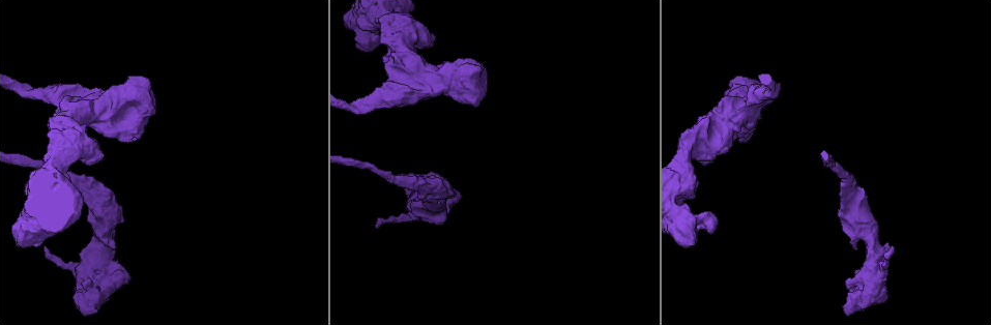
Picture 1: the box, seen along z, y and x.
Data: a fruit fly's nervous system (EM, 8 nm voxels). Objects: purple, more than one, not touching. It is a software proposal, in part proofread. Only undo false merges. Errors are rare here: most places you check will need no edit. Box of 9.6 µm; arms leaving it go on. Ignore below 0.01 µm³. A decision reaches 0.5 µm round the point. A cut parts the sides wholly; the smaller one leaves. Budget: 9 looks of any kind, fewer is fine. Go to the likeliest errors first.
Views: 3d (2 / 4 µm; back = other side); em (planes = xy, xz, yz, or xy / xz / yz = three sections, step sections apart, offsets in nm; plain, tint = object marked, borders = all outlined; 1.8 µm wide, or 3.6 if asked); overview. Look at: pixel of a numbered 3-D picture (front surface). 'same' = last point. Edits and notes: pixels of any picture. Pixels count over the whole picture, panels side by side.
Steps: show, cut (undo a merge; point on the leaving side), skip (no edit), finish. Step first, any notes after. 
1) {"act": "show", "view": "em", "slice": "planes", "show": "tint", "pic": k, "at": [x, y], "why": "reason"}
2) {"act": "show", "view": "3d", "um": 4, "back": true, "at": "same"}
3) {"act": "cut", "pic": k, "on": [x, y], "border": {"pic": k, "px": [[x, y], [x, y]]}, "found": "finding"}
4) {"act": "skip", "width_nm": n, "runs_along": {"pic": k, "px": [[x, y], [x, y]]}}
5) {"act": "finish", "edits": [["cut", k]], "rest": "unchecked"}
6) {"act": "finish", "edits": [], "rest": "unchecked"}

{"act": "show", "view": "3d", "um": 4, "pic": 1, "at": [98, 213], "why": "thick turns thin"}

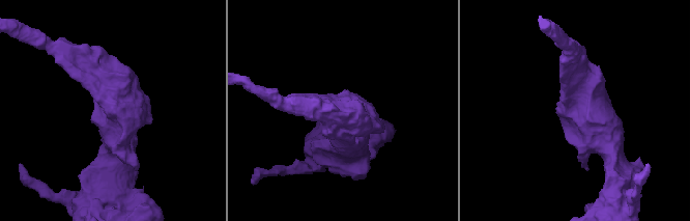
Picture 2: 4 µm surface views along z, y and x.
{"act": "show", "view": "em", "um": 3.6, "slice": "planes", "show": "plain", "pic": 2, "at": [110, 108], "why": "now the EM"}

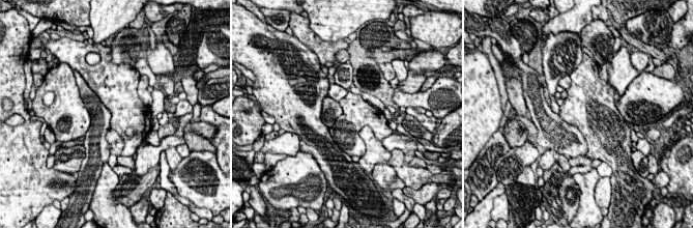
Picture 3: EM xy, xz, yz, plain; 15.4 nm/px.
{"act": "show", "view": "em", "um": 3.6, "slice": "planes", "show": "tint", "at": "same"}

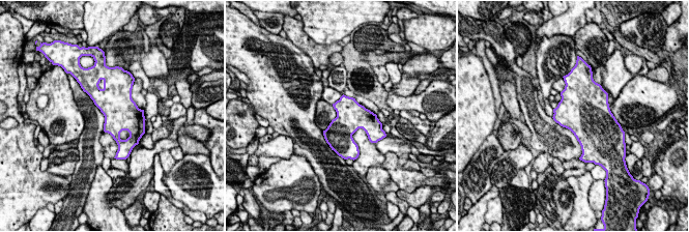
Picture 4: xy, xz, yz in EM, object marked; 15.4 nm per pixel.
{"act": "skip", "width_nm": 440, "found": "continuous, no second cell"}

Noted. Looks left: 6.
{"act": "show", "view": "3d", "um": 4, "pic": 1, "at": [373, 35], "why": "abrupt turn"}

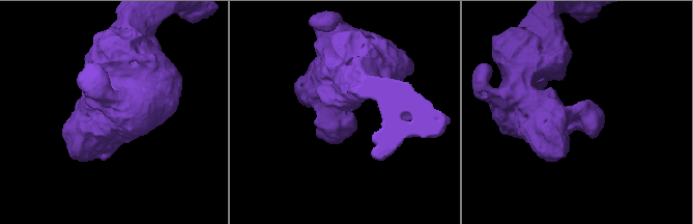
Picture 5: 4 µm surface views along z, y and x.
{"act": "show", "view": "em", "um": 3.6, "slice": "xy", "step": 16, "show": "tint", "pic": 5, "at": [571, 125], "why": "need the tissue"}

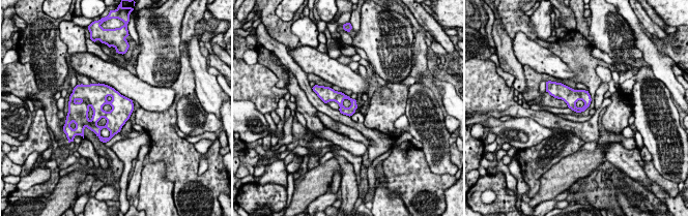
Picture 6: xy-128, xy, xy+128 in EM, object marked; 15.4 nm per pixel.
{"act": "show", "view": "em", "um": 3.6, "slice": "planes", "show": "borders", "at": "same"}

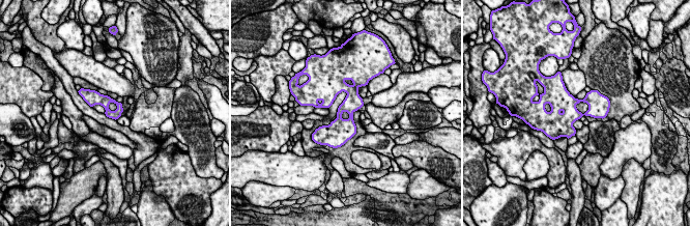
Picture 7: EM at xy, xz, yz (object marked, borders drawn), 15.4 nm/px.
{"act": "skip", "found": "all the same cell"}

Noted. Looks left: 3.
{"act": "show", "view": "3d", "um": 4, "pic": 1, "at": [90, 109], "why": "abrupt turn"}

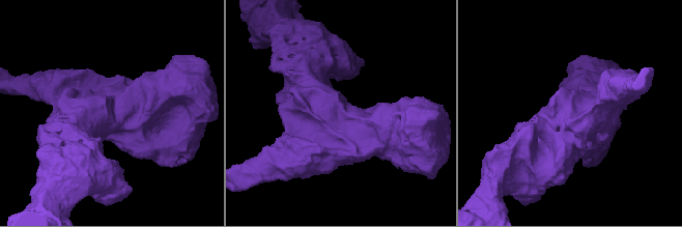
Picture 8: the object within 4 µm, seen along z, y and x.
{"act": "show", "view": "em", "um": 3.6, "slice": "planes", "show": "tint", "pic": 8, "at": [108, 114]}

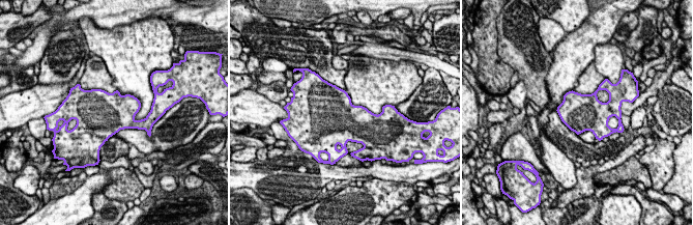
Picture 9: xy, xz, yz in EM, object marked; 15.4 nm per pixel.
{"act": "skip", "width_nm": 600, "found": "continuous, no second cell"}

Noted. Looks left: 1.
{"act": "show", "view": "em", "slice": "planes", "show": "tint", "pic": 1, "at": [103, 284], "why": "abrupt turn"}

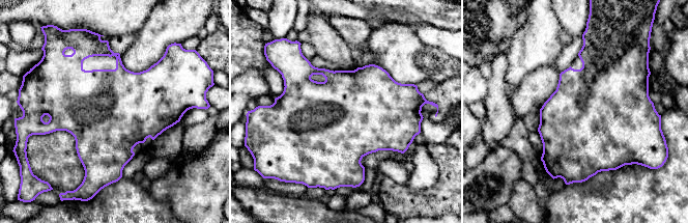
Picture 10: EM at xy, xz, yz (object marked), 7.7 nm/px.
{"act": "skip", "found": "all the same cell"}

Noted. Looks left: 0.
{"act": "finish", "edits": [], "rest": "unchecked"}

